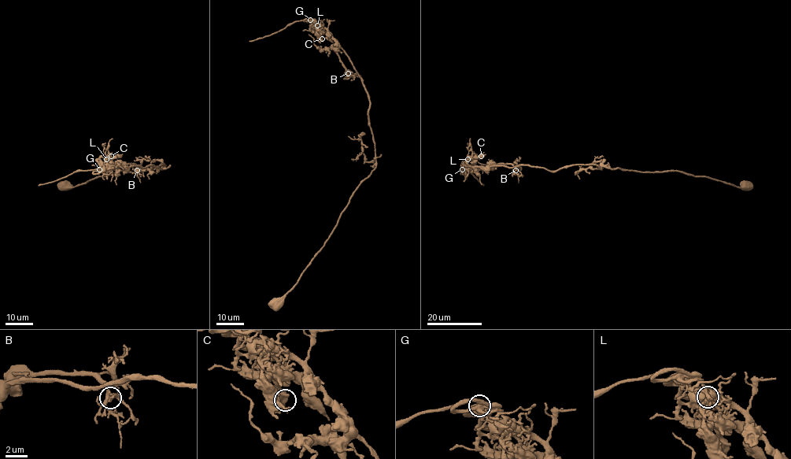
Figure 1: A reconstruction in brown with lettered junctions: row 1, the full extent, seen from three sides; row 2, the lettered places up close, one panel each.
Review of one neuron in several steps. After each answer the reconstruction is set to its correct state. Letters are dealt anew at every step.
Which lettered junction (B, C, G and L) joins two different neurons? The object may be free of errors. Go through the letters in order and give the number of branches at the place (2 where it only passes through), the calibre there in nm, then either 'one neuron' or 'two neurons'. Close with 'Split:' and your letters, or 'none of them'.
B: 6 branches meet; 380 nm thick; one neuron
C: 5 branches meet; 550 nm thick; one neuron
G: 5 branches meet; 440 nm thick; one neuron
L: 7 branches meet; 400 nm thick; one neuron
Split: none of them

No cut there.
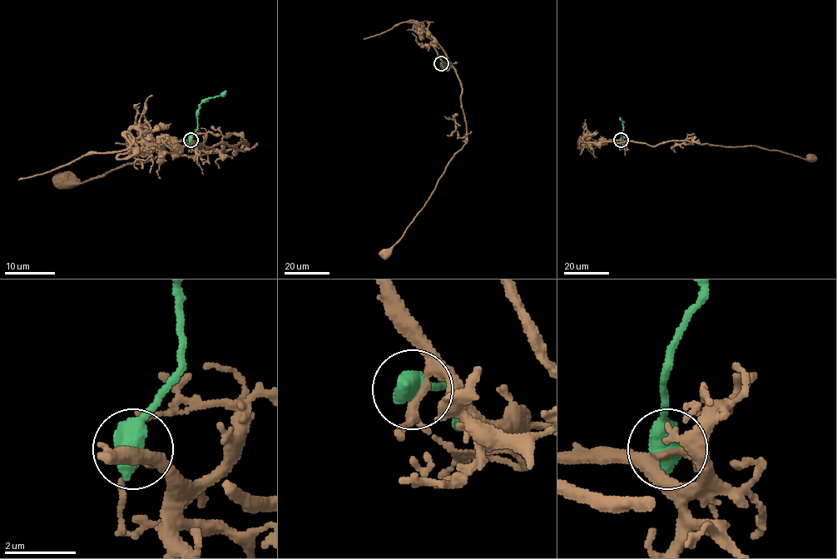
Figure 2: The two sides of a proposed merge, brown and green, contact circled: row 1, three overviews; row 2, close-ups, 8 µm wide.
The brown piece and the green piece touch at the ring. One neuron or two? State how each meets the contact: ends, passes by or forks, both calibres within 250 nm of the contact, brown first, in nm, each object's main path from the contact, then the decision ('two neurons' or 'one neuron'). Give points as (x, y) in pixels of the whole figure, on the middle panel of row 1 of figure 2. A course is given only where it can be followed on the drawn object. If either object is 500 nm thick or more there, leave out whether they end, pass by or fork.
220/800 nm | brown via (442, 63), (435, 46), (437, 44), (460, 82), (466, 143), (449, 161), (403, 235), (383, 253) | green via (441, 63), (445, 66), (458, 62) | two neurons

